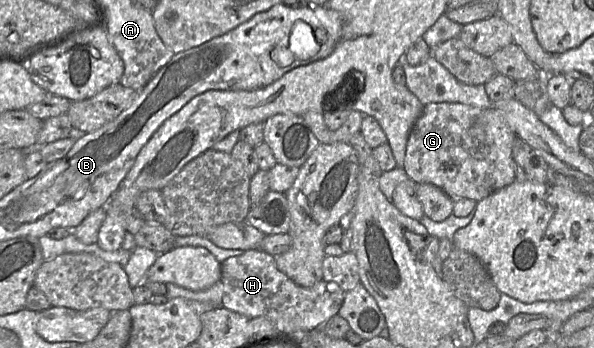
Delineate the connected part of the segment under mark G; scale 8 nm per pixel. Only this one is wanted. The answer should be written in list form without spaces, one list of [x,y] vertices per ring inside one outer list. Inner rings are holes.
[[[430,103],[410,131],[403,169],[415,183],[429,183],[442,189],[451,198],[468,198],[476,202],[516,180],[512,146],[516,134],[503,115],[493,106],[477,108],[461,103]]]

